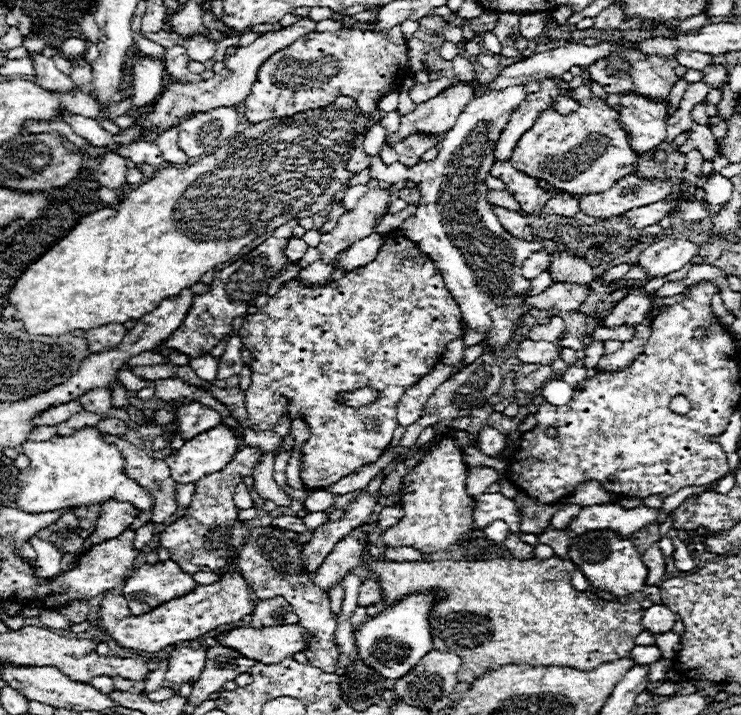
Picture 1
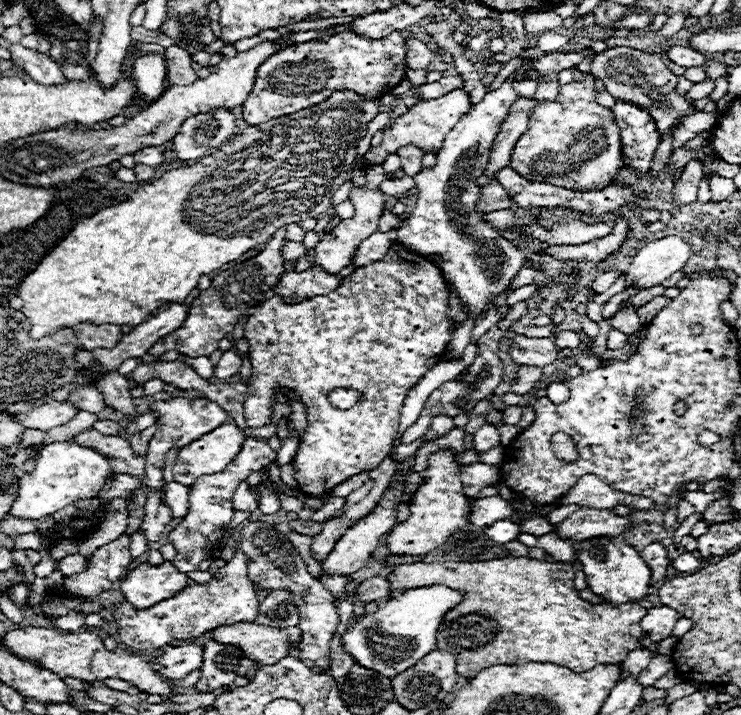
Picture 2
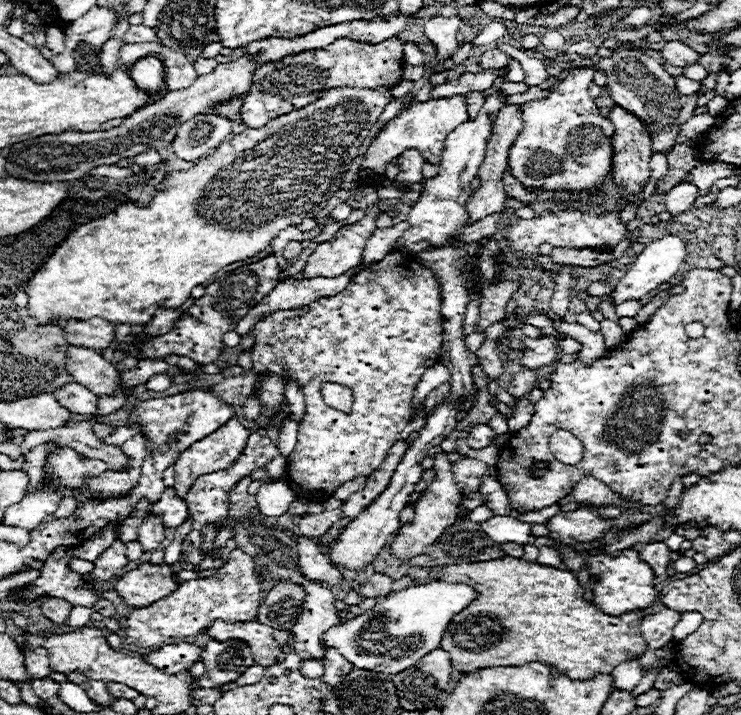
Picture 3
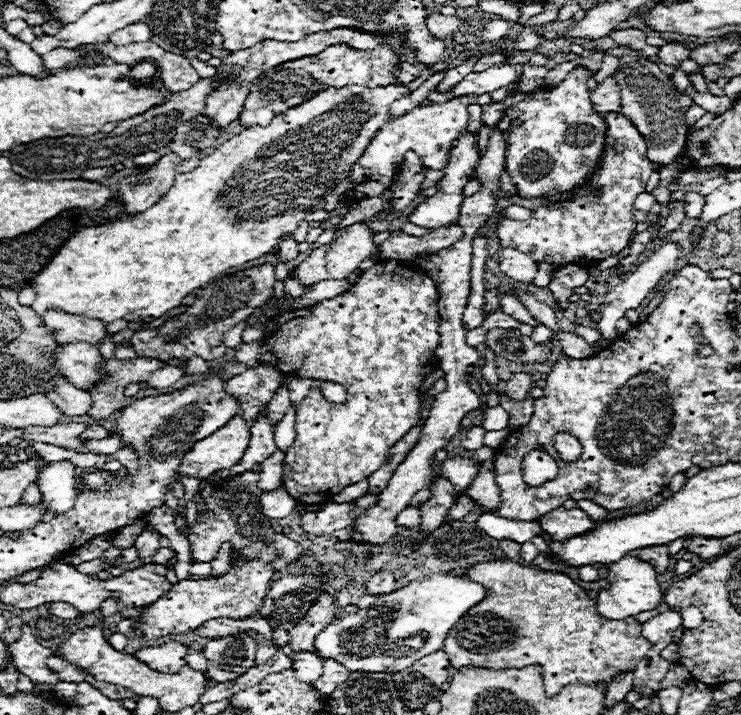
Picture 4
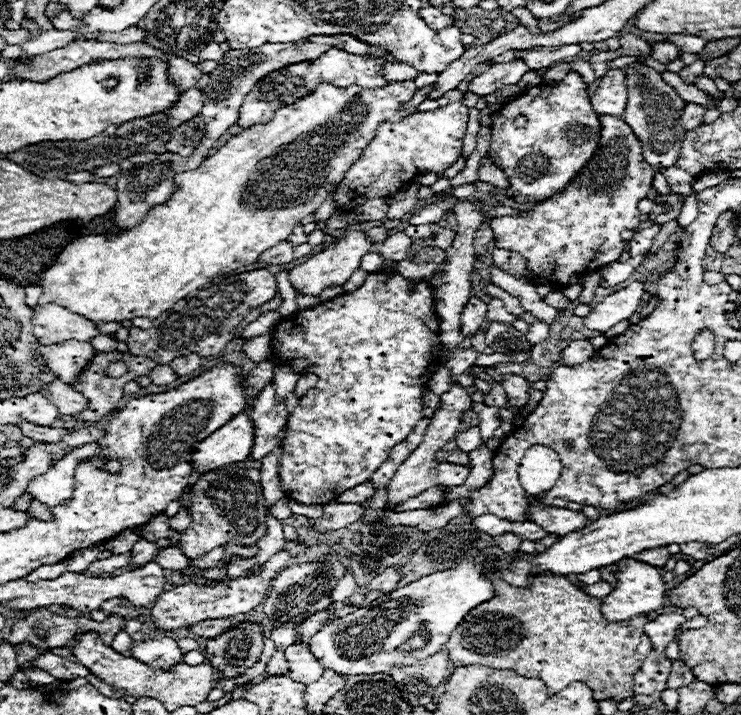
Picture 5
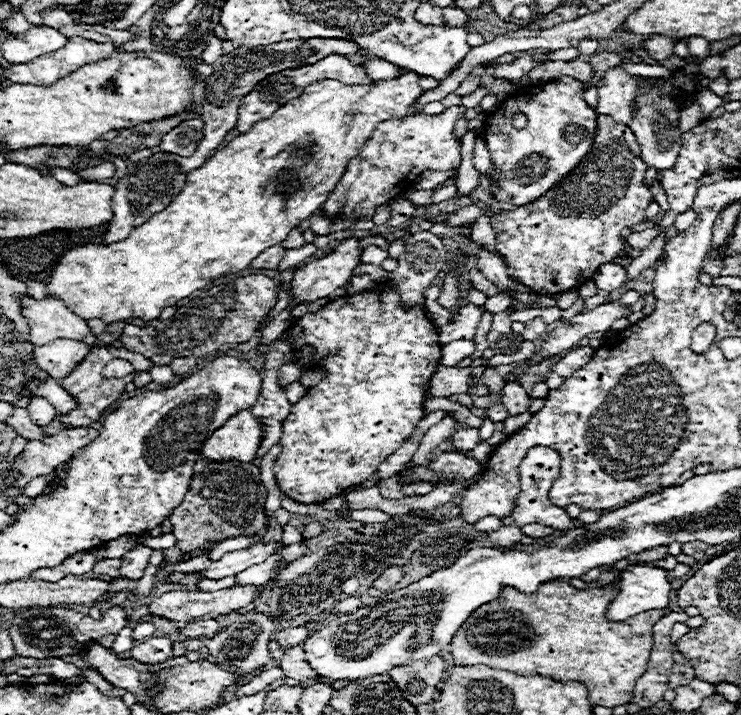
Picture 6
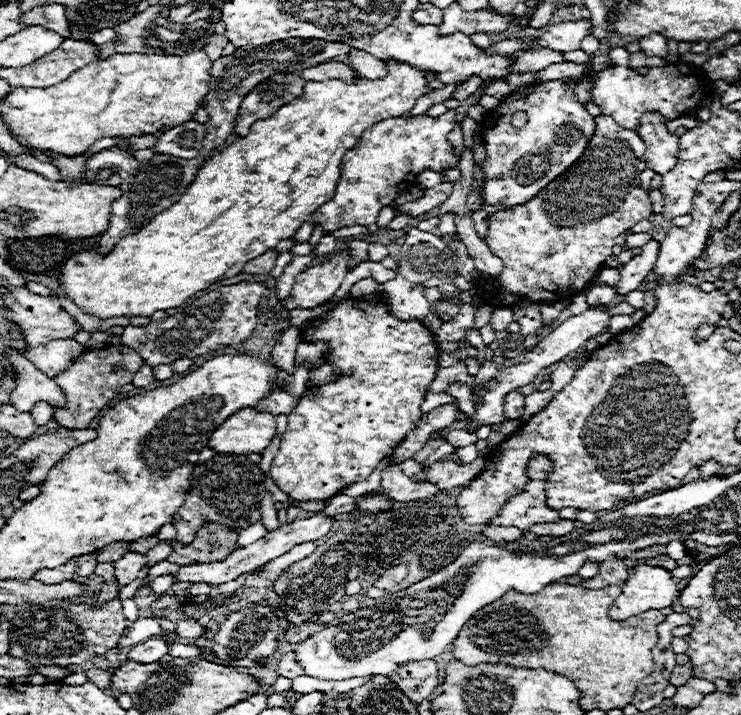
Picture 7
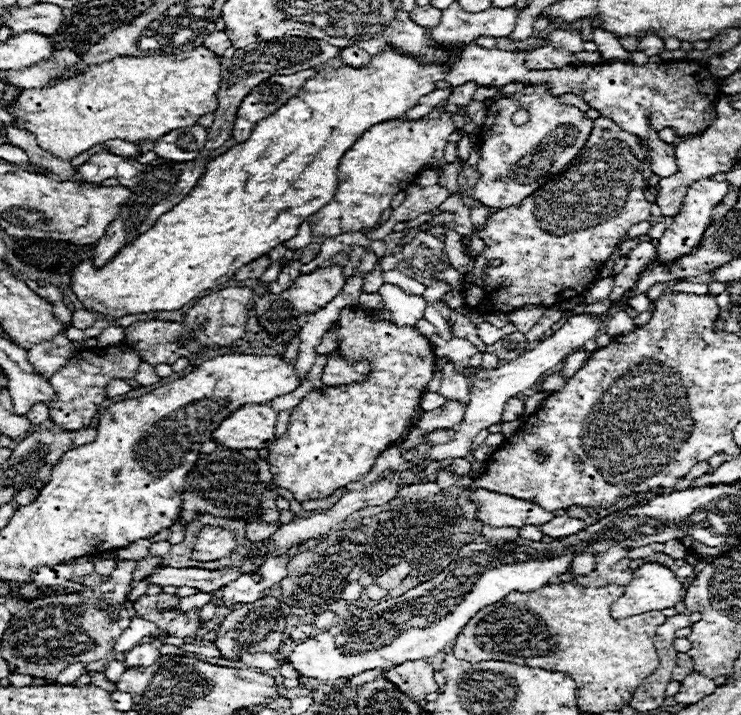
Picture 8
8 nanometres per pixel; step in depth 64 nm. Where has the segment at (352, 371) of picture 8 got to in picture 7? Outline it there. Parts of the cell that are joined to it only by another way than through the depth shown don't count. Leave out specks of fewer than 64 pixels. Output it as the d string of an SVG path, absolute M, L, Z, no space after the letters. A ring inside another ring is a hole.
M324 364L324 366L320 366L320 368L312 368L310 370L310 384L314 384L314 386L318 386L318 384L326 384L326 382L332 382L332 380L336 380L336 376L338 376L338 372L332 368L332 366L328 366L328 364Z

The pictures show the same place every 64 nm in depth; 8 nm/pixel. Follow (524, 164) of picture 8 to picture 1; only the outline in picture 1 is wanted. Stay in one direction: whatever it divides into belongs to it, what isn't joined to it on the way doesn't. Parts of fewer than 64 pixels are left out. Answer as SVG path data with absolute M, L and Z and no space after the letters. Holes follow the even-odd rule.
M586 82L570 92L580 102L574 114L560 116L554 108L544 110L534 126L522 134L510 158L516 170L532 178L542 178L568 194L606 192L622 176L630 176L636 170L640 156L630 146L630 136L620 122L618 110L592 98L590 84Z

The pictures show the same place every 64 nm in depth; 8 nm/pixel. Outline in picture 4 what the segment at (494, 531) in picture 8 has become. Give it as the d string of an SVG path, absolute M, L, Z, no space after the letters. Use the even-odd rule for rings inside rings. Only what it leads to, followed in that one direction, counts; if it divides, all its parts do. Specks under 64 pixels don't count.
M500 540L500 548L502 548L502 552L504 552L508 558L512 558L512 560L516 560L516 562L522 562L522 558L520 558L520 544L518 544L518 542Z

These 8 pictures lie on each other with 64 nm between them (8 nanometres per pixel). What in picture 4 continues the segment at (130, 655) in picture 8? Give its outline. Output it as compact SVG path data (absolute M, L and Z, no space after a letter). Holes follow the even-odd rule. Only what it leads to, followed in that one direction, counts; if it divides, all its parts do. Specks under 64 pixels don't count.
M166 642L162 646L140 648L134 656L158 672L174 674L174 672L180 672L182 666L186 666L186 654L188 654L186 644Z

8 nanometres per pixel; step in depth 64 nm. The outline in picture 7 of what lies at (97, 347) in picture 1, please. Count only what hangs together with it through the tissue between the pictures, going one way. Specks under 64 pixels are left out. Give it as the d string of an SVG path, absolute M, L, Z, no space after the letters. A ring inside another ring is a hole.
M10 288L4 296L4 302L14 312L14 322L20 324L28 346L46 344L56 338L72 338L82 330L74 322L74 318L60 306L60 300L56 300L52 296L36 296L36 294L30 294L26 288Z

